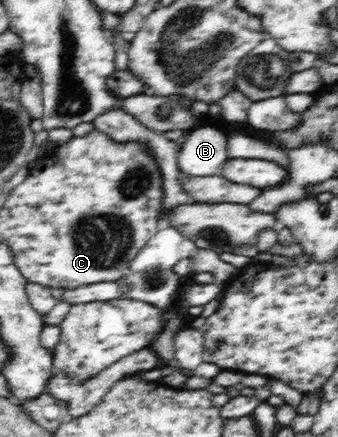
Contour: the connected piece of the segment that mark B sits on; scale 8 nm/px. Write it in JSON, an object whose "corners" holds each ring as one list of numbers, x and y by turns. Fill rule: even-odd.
{"corners":[[213,125,196,127,177,151,180,171,187,176,213,176,229,158,226,134]]}

